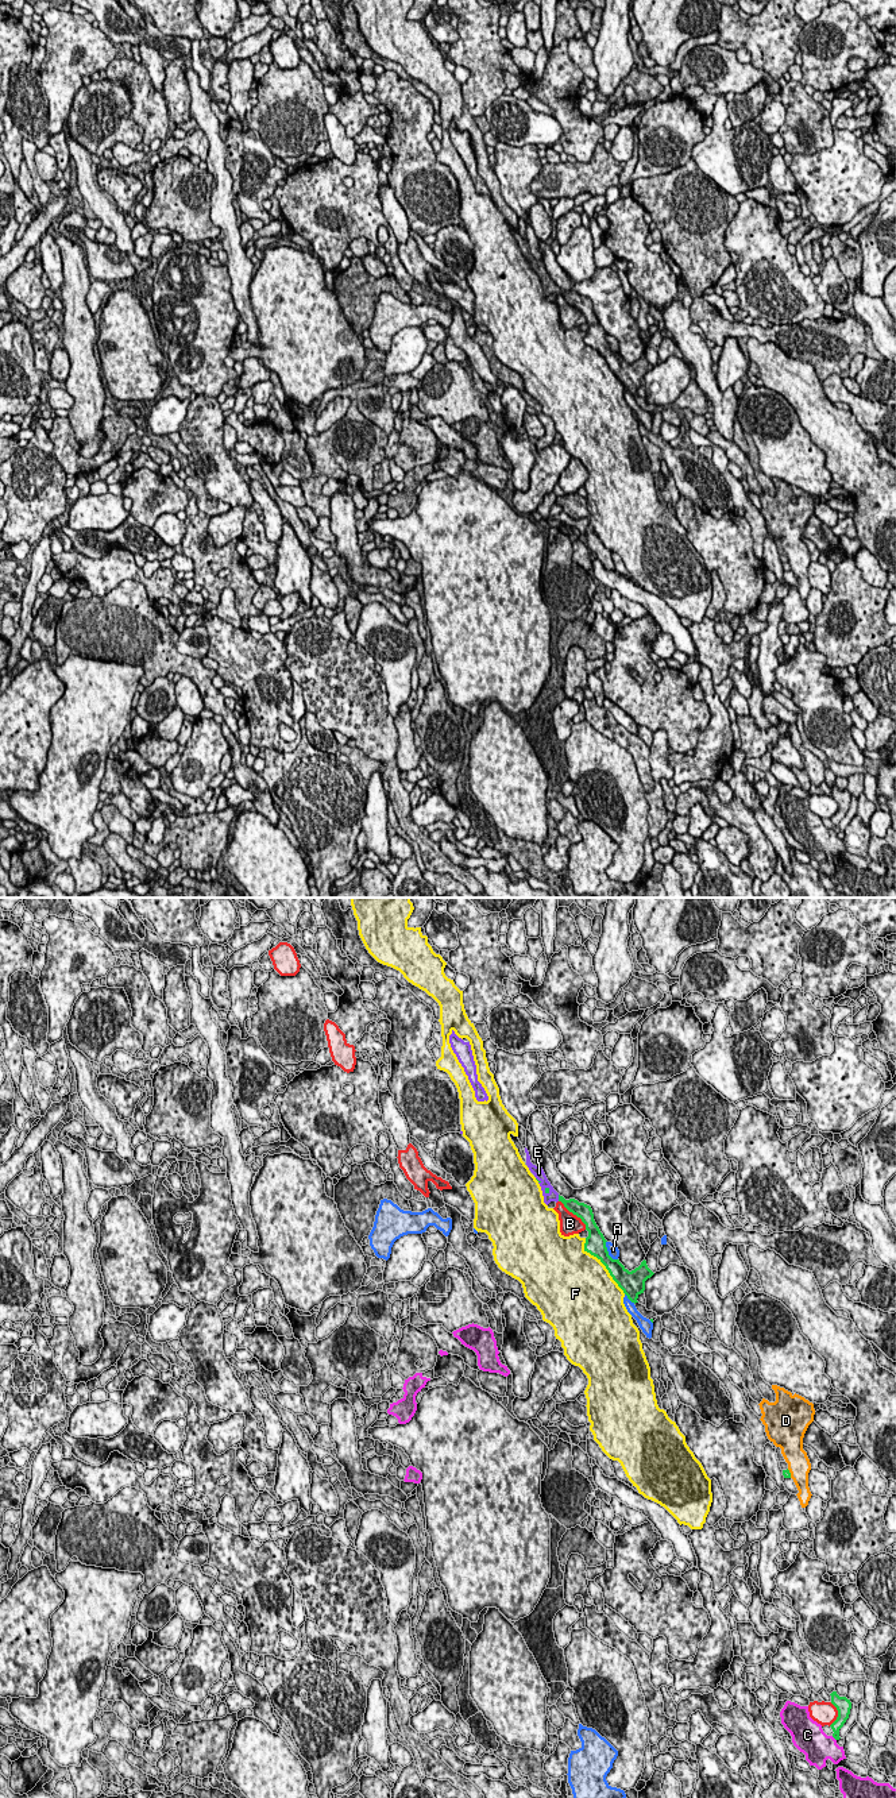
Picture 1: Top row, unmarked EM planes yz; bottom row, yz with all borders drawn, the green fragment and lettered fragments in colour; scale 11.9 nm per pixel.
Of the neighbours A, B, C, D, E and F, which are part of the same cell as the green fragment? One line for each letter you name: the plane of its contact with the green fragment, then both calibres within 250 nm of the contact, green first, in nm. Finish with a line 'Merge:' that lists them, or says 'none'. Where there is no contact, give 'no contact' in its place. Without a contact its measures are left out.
E: yz | 160/130 nm
Merge: E

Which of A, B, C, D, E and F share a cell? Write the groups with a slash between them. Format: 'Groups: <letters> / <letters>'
Groups: A / B / C / D / E / F

